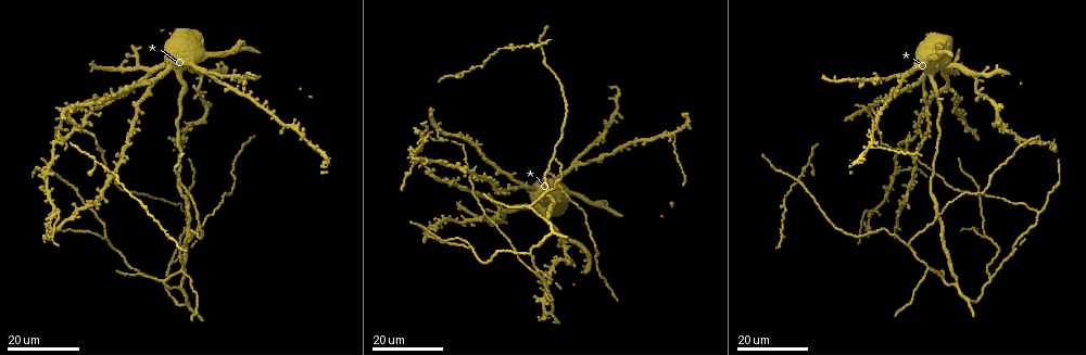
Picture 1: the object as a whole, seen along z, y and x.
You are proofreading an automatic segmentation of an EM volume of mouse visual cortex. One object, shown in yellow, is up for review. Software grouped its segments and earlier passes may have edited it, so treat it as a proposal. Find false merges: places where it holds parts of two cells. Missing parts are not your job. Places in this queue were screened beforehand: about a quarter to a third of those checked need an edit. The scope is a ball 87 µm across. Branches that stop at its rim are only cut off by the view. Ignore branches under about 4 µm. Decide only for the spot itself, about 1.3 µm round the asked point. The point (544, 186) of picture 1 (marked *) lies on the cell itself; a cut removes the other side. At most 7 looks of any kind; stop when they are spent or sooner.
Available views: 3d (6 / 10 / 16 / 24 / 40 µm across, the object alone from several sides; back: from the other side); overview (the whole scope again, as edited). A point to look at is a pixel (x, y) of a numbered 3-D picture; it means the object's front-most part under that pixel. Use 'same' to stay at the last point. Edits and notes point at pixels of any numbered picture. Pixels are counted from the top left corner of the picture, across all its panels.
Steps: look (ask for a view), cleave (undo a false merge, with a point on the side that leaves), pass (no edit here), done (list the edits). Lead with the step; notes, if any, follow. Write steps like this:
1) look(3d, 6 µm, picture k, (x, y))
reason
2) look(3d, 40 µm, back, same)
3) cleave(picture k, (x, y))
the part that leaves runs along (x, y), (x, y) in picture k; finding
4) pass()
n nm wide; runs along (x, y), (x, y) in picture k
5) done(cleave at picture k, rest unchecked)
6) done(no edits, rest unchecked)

look(3d, 16 µm, picture 1, (528, 253))
branch point

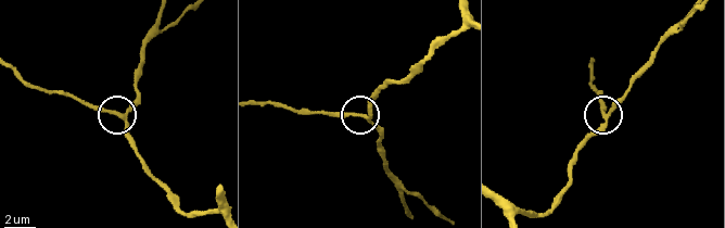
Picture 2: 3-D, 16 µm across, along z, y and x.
look(3d, 6 µm, picture 2, (125, 114))

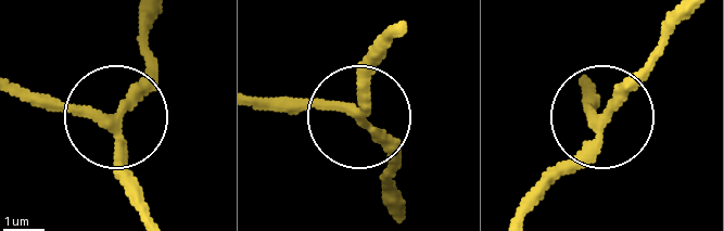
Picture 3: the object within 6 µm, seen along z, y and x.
pass()
runs along (403, 27), (357, 113), (257, 106) in picture 3; one cell here

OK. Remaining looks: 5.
look(3d, 24 µm, picture 1, (1008, 260))
arms part here

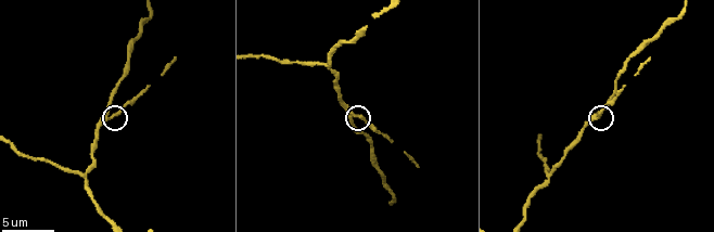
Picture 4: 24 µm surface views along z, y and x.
look(3d, 10 µm, picture 4, (597, 116))
zoom in

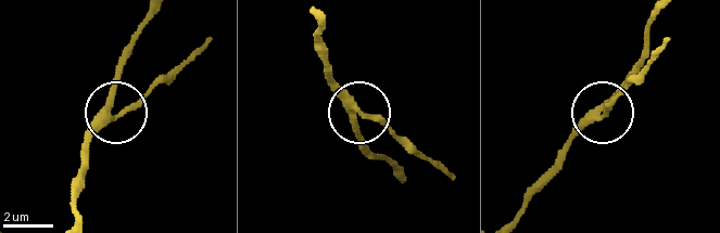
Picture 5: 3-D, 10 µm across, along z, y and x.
pass()
runs along (318, 16), (320, 54), (332, 79), (412, 152) in picture 5; all the same cell

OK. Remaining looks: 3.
look(3d, 16 µm, picture 1, (1039, 211))
a fork

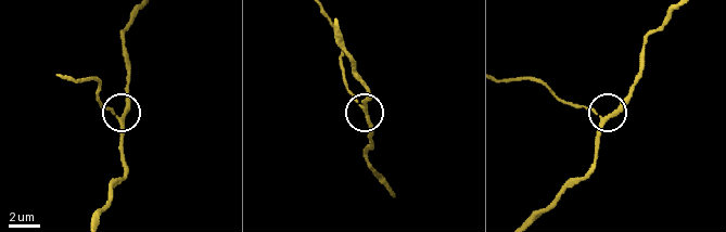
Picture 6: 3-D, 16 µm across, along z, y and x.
look(3d, 6 µm, picture 6, (364, 110))

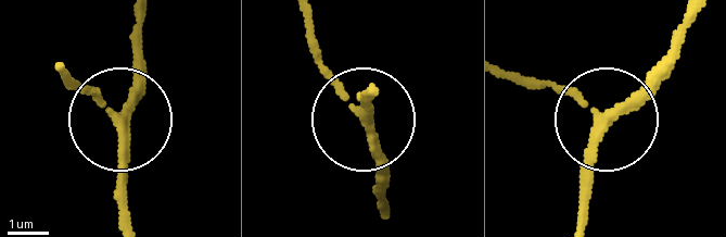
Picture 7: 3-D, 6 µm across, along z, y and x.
pass()
side arm 19 µm; 3 arms; one cell here

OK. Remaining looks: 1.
done(no edits, rest unchecked)

